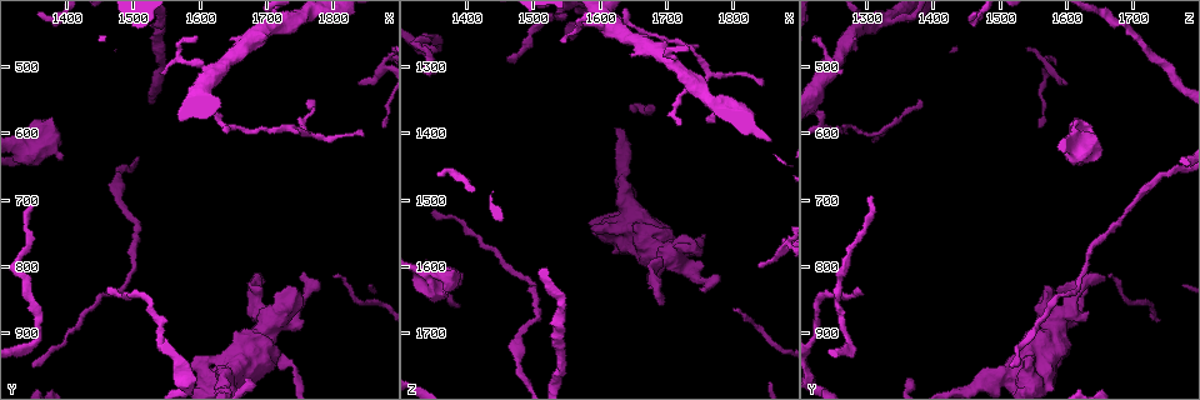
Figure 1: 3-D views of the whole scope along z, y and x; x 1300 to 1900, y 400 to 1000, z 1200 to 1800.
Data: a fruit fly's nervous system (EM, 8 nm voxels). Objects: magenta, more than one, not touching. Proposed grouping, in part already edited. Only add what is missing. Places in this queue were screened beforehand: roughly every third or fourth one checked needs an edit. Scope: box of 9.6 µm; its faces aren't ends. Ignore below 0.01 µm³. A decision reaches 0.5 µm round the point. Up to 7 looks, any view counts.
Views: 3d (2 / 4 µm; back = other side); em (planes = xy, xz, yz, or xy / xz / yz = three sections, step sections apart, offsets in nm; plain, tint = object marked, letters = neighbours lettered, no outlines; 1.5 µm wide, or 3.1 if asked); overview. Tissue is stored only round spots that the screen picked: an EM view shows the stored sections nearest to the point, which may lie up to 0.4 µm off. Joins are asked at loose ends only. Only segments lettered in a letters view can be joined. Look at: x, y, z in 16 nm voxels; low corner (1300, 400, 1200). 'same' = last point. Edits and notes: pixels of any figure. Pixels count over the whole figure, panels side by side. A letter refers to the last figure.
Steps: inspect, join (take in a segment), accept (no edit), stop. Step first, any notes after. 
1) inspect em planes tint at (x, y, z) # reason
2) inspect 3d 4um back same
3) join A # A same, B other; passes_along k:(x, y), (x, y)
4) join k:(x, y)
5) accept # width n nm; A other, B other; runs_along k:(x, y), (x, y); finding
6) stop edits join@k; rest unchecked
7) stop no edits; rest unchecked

inspect em planes letters at (1460, 835, 1285) # free end

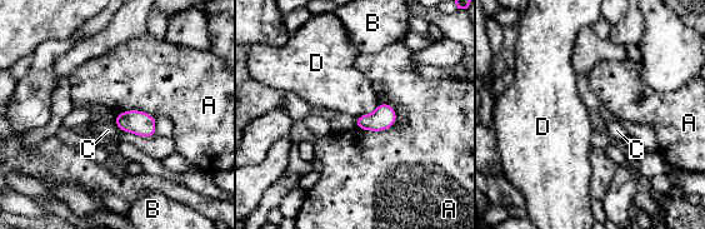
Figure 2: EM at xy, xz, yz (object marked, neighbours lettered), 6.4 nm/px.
accept # width 140 nm; A other, B other, C other, D other; border 2:(379, 103), (373, 111), (356, 118); no lettered segment goes on from it

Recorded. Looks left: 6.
inspect em yz step 4 tint at (1840, 605, 1325) # an open end

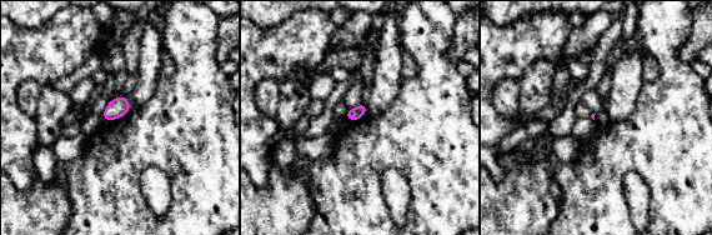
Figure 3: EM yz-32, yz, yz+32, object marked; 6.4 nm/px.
inspect em planes tint same

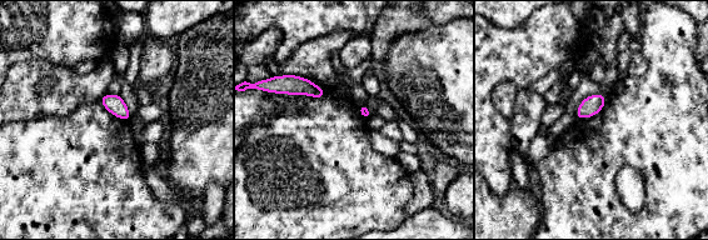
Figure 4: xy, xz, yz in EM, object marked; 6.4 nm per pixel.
inspect em planes letters same # see the neighbours

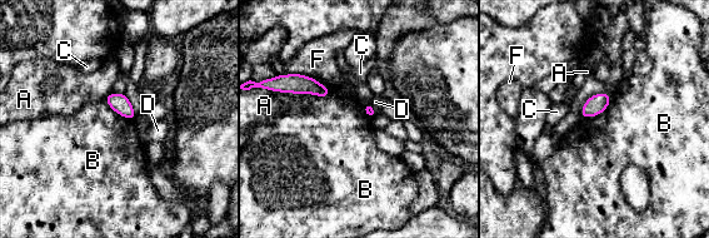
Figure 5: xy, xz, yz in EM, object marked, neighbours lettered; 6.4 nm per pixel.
accept # width 70 nm; longest_contact B 340 nm; A other, B other, C other, D other, F other; no lettered segment goes on from it

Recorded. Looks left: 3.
inspect em planes letters at (1545, 510, 1265) # thin end

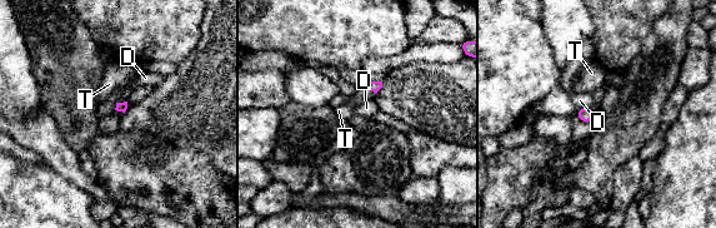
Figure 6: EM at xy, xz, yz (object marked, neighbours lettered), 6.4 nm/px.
accept # D other, T other; none of them fits

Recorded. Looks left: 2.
stop no edits; rest unchecked

